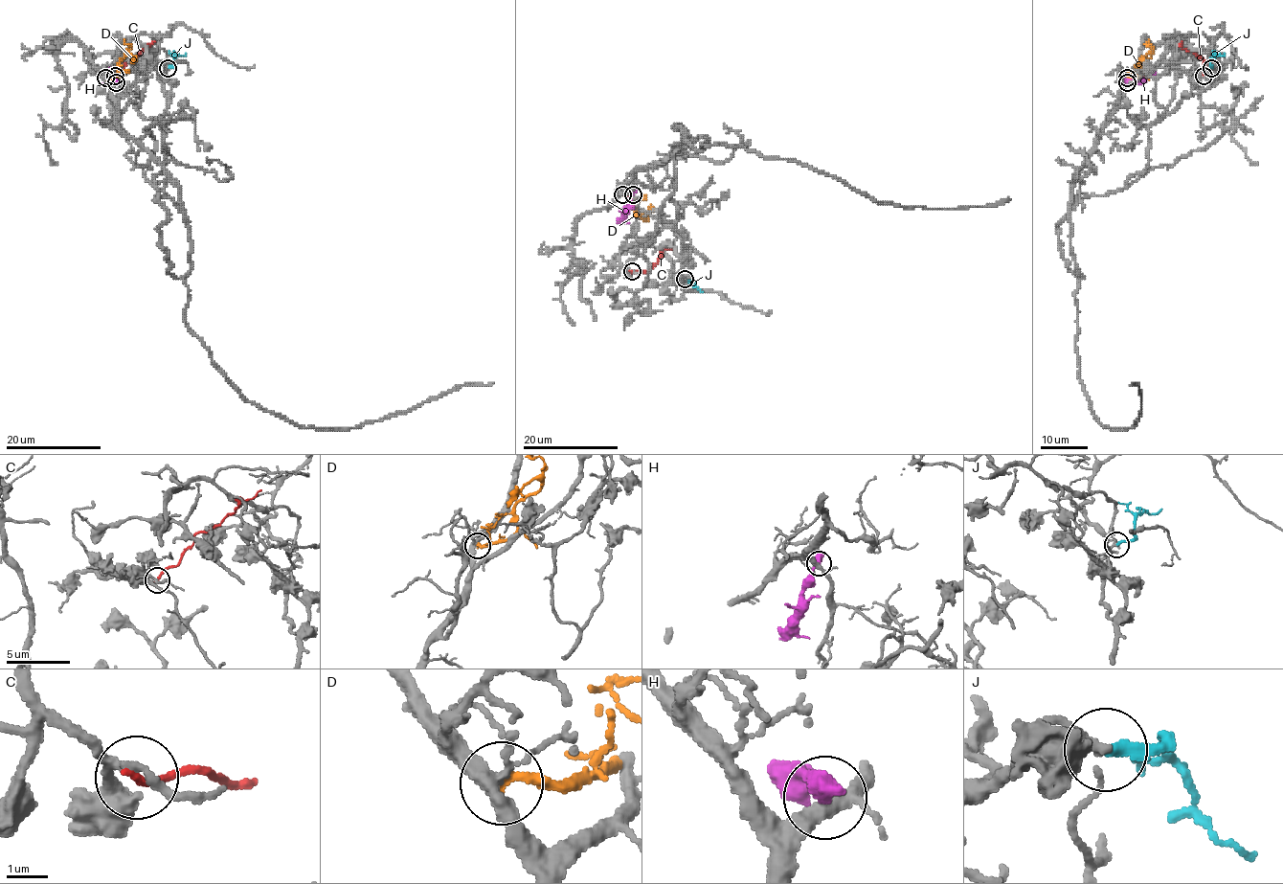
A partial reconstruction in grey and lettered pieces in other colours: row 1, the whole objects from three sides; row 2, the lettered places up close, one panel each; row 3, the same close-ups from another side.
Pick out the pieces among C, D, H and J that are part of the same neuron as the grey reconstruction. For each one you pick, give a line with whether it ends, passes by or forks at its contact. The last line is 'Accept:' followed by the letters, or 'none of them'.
J: it ends
Accept: J

